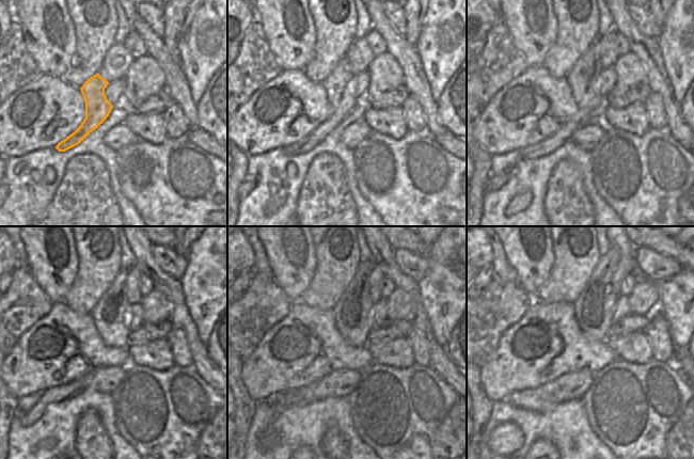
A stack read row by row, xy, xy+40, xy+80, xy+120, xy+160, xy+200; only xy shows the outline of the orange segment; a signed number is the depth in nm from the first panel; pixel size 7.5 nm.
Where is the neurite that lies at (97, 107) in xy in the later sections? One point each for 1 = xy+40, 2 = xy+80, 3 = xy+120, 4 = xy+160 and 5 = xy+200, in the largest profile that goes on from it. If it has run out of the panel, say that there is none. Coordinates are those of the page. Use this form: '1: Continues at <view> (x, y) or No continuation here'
1: Continues at xy+40 (342, 101)
2: Continues at xy+80 (583, 80)
3: Continues at xy+120 (111, 316)
4: Continues at xy+160 (352, 313)
5: Continues at xy+200 (594, 310)

